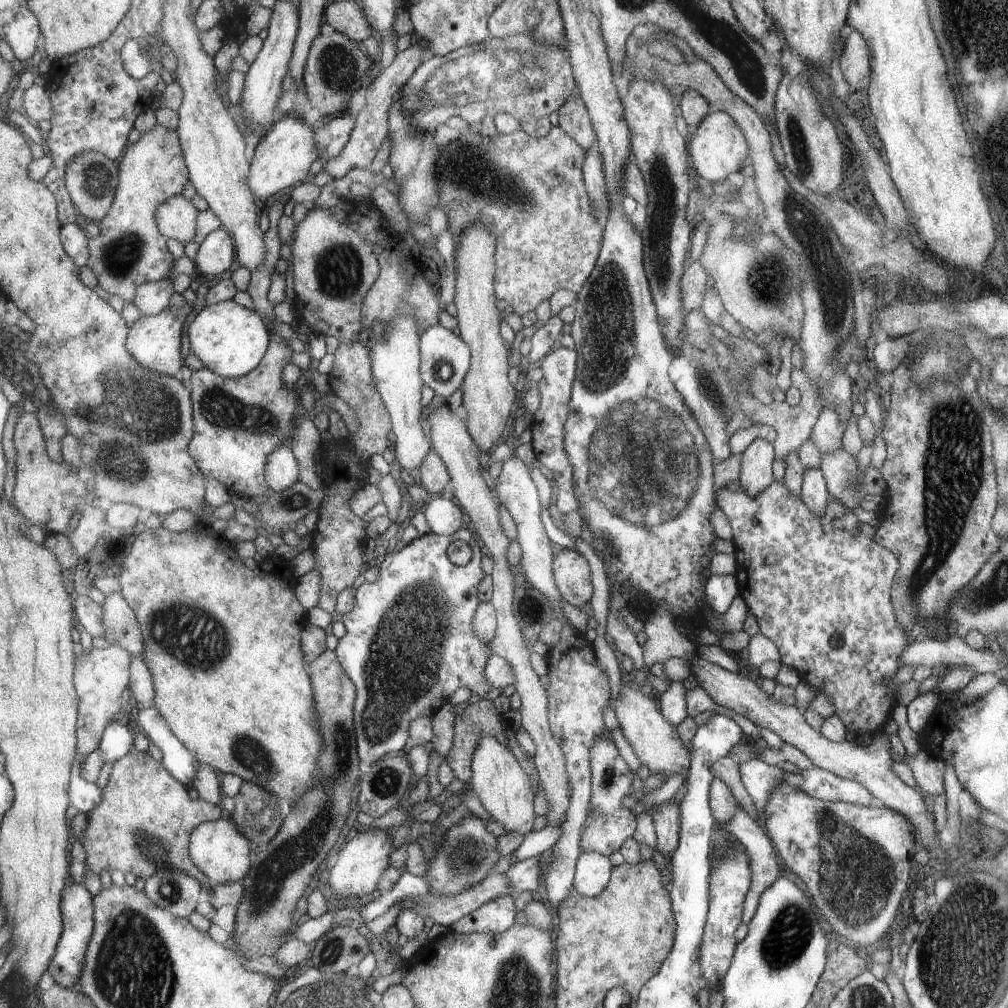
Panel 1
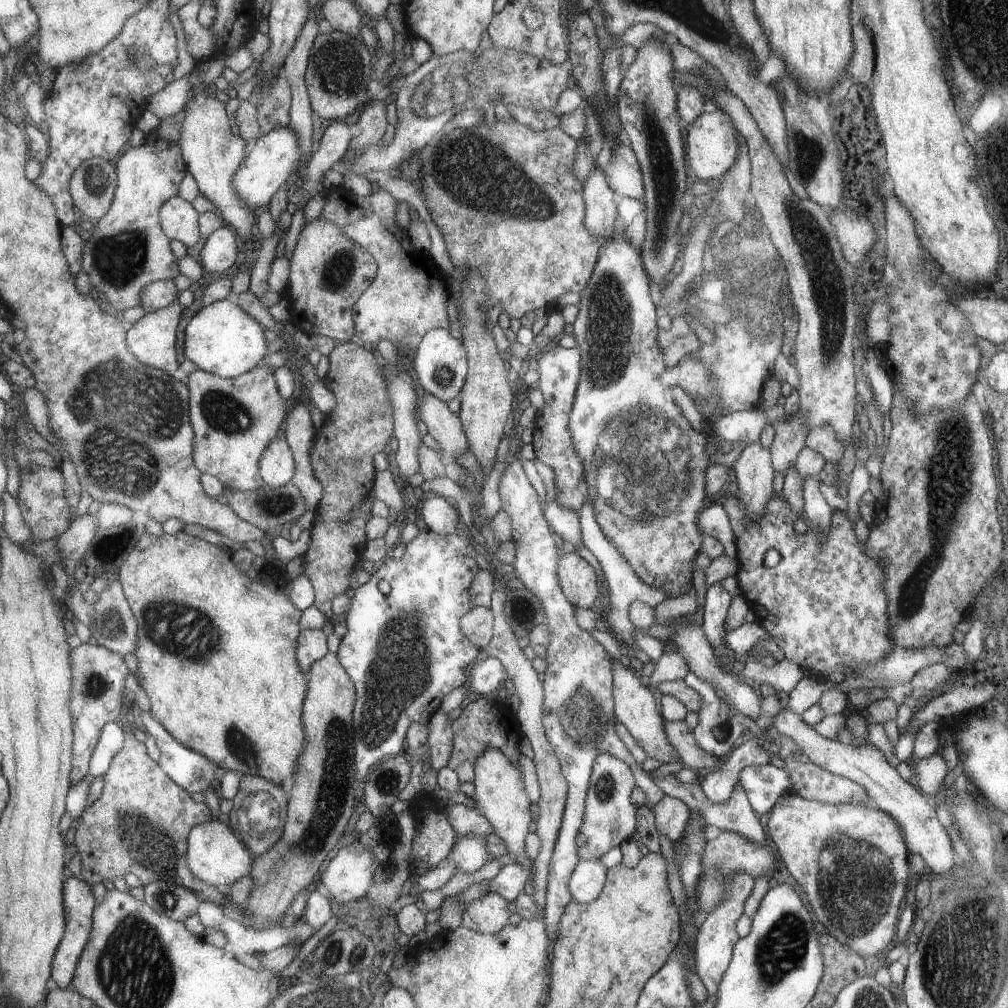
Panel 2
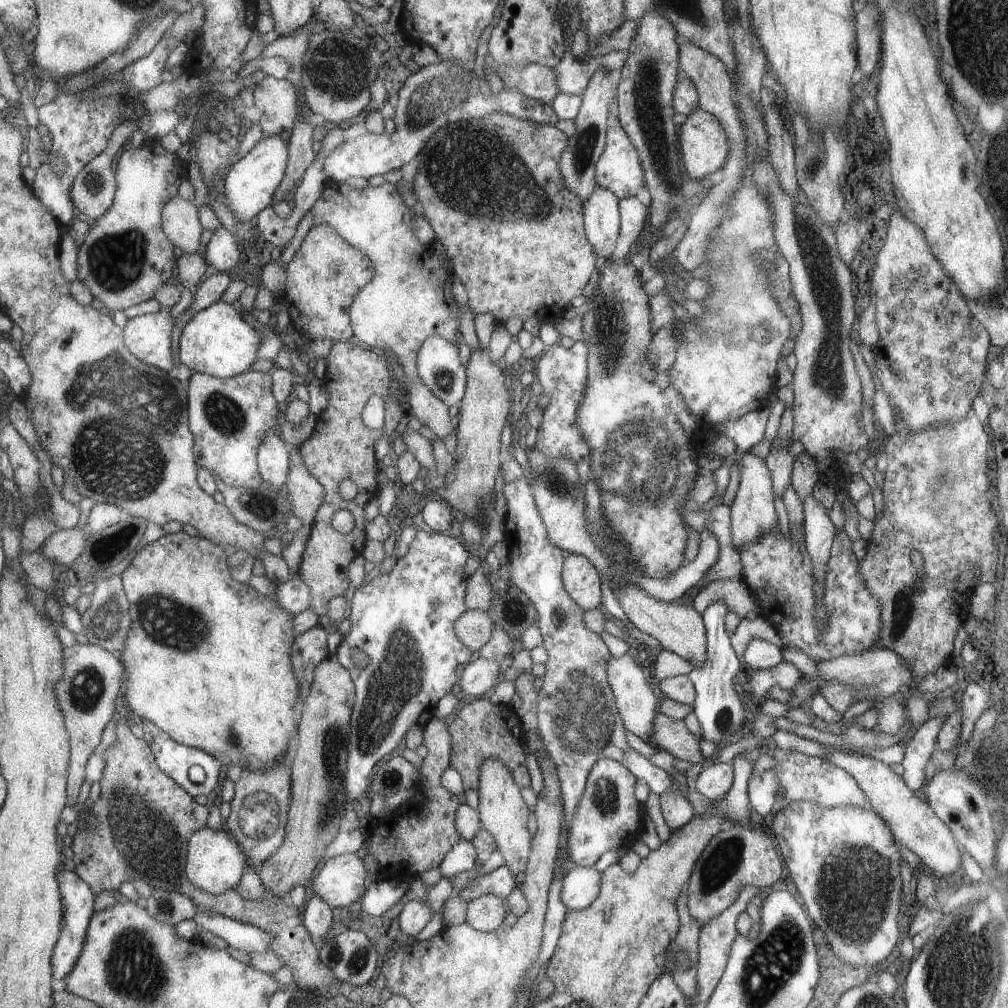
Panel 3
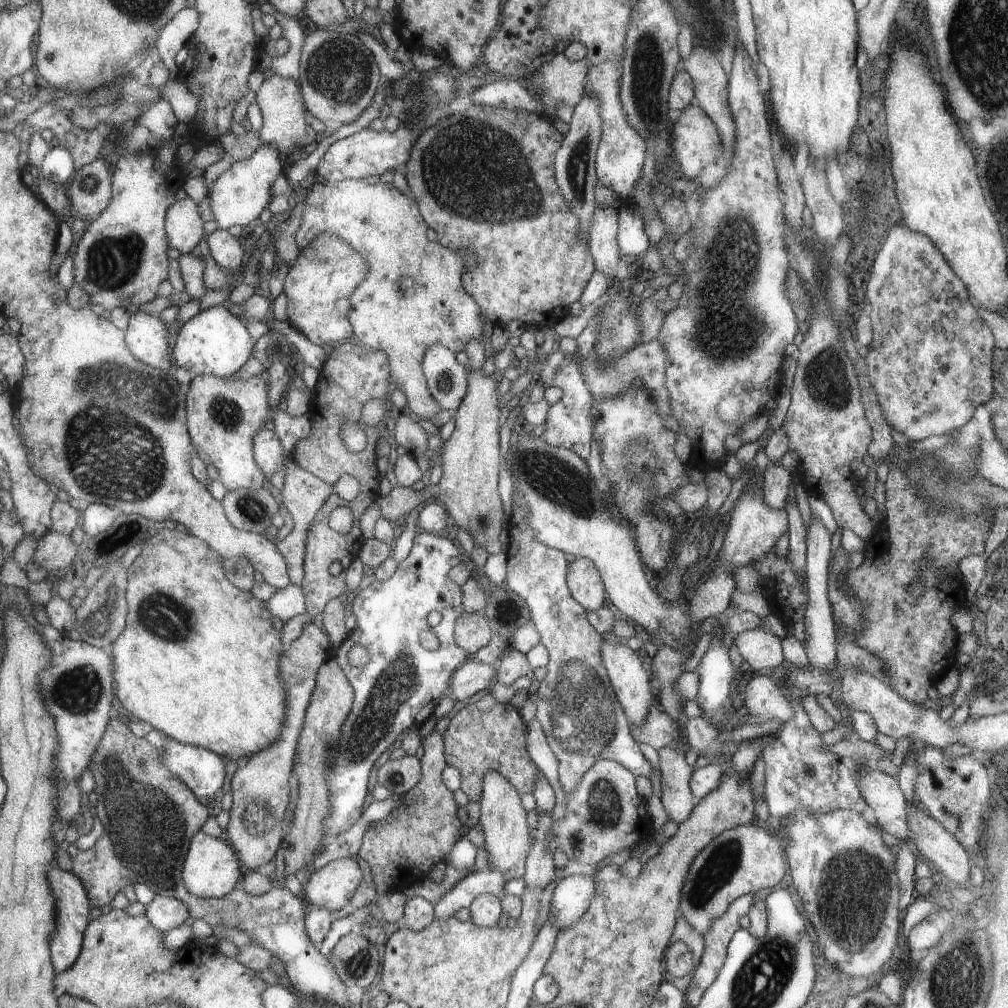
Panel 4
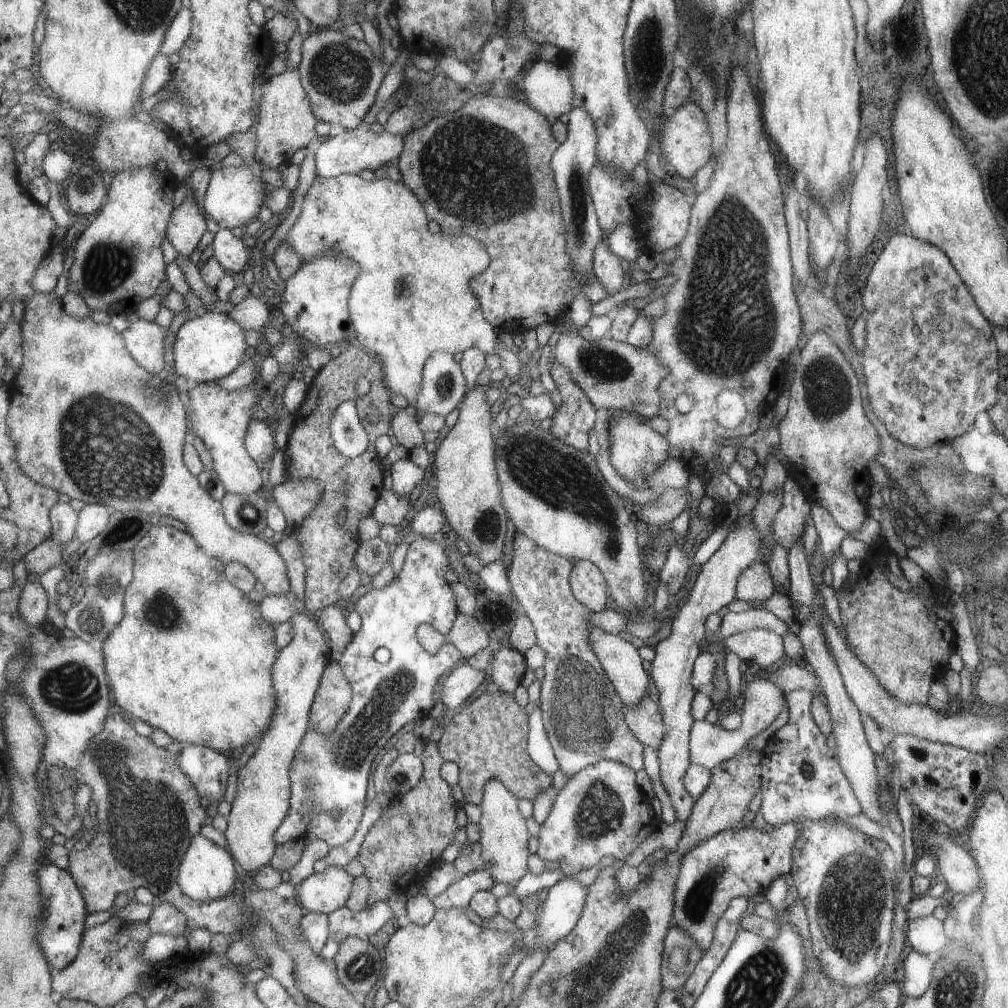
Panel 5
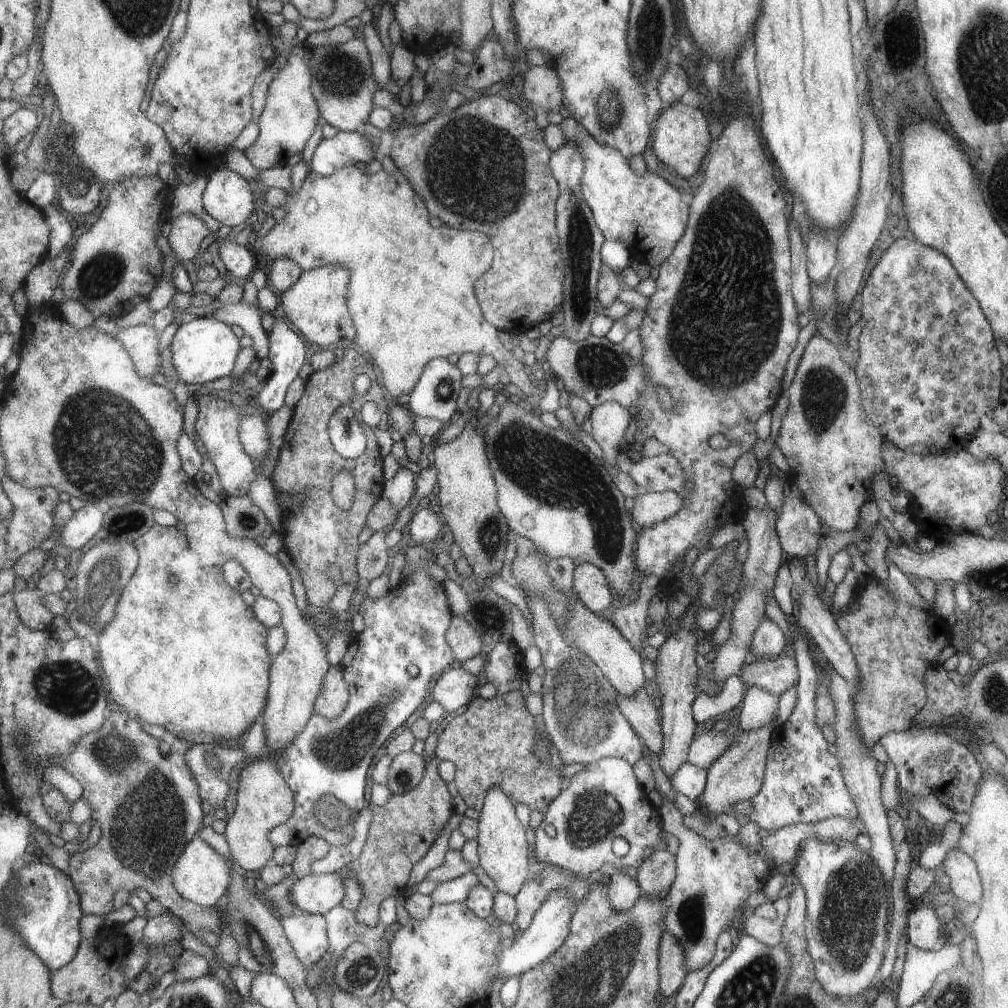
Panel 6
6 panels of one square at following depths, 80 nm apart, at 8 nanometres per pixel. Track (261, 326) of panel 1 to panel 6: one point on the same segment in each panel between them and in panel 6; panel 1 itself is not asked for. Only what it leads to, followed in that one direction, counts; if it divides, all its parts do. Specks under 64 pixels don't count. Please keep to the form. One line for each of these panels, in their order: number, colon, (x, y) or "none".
2: (222, 338)
3: (218, 341)
4: (214, 341)
5: (207, 348)
6: (205, 349)

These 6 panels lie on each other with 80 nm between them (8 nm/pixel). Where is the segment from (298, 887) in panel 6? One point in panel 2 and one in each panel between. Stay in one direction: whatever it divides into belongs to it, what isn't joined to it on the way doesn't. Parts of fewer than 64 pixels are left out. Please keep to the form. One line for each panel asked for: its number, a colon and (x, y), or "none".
2: (347, 878)
3: (341, 879)
4: (332, 886)
5: (325, 891)

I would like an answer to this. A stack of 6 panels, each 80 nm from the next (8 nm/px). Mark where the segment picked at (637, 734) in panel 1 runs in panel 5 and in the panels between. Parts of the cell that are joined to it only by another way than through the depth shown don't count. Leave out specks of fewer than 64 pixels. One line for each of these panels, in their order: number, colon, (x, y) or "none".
2: (634, 707)
3: (636, 704)
4: (631, 685)
5: (619, 659)

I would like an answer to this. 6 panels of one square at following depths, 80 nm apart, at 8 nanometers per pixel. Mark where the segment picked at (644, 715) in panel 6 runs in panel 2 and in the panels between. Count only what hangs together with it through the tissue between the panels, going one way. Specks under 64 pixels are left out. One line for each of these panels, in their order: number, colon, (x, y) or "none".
2: (681, 738)
3: (668, 734)
4: (658, 730)
5: (645, 721)

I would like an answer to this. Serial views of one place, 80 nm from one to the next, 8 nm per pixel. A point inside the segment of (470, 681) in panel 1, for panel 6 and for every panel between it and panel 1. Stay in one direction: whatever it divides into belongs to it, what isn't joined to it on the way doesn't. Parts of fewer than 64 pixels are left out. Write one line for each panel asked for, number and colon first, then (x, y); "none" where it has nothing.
2: (404, 649)
3: (404, 620)
4: (400, 679)
5: (329, 774)
6: (392, 665)

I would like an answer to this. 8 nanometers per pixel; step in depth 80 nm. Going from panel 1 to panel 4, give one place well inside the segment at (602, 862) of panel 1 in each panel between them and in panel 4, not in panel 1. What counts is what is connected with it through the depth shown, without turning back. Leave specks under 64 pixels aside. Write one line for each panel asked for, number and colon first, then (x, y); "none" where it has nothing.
2: (585, 882)
3: (580, 886)
4: (570, 898)

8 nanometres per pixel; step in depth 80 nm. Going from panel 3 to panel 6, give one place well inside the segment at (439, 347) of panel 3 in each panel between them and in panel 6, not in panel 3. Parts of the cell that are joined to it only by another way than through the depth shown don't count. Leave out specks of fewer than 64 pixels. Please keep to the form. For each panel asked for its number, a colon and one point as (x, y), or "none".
4: (445, 378)
5: (442, 387)
6: (434, 395)

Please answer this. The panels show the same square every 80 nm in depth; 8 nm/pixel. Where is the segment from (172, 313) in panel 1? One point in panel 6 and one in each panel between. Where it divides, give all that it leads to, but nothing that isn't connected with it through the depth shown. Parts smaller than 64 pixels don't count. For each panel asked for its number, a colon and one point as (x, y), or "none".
2: (153, 338)
3: (148, 336)
4: (147, 336)
5: (145, 339)
6: (142, 341)

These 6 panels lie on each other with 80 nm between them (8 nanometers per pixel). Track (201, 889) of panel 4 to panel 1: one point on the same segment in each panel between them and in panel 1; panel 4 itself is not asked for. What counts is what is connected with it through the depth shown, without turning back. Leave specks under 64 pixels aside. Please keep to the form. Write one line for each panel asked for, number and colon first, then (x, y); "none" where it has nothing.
1: (220, 850)
2: (217, 855)
3: (216, 861)

